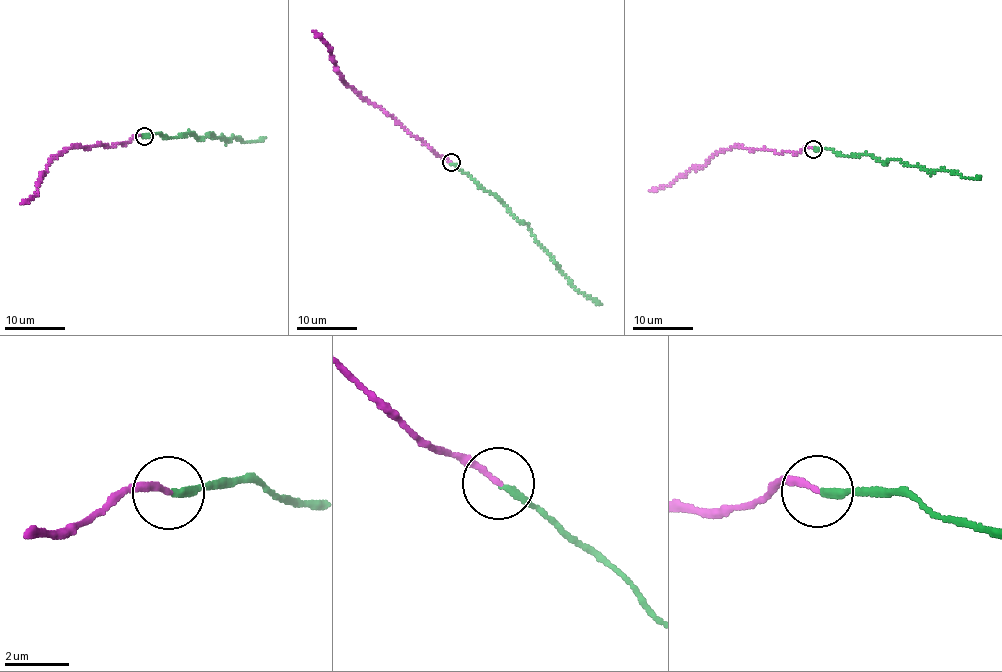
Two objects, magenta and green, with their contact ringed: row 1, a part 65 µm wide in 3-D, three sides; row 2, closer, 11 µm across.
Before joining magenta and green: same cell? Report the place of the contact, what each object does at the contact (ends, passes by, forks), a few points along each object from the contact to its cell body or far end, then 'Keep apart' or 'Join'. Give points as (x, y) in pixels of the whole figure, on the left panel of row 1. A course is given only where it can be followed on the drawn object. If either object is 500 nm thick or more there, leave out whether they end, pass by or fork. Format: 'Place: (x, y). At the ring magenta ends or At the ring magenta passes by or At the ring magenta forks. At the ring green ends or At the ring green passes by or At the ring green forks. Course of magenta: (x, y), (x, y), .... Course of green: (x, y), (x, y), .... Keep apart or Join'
Place: (144, 136). At the ring magenta ends. At the ring green ends. Course of magenta: (144, 135), (112, 146), (66, 147), (41, 175), (38, 190), (21, 204). Course of green: (144, 135), (192, 133), (200, 138), (209, 134), (242, 142), (265, 138). Keep apart

